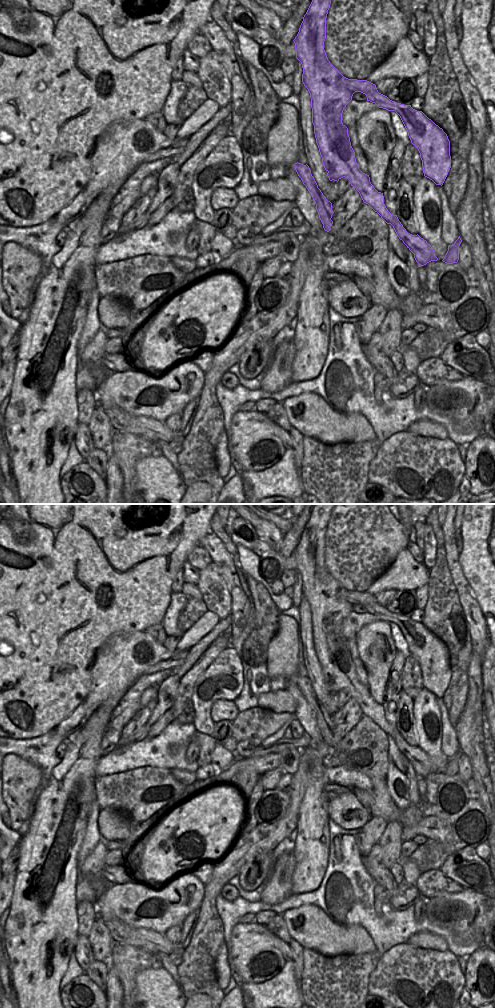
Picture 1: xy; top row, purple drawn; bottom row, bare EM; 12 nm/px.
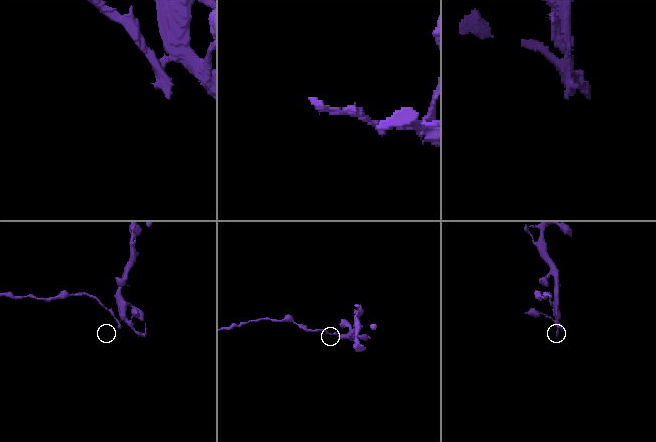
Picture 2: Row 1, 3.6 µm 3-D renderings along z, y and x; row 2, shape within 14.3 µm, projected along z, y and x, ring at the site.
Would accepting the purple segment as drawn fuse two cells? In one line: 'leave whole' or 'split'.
split

